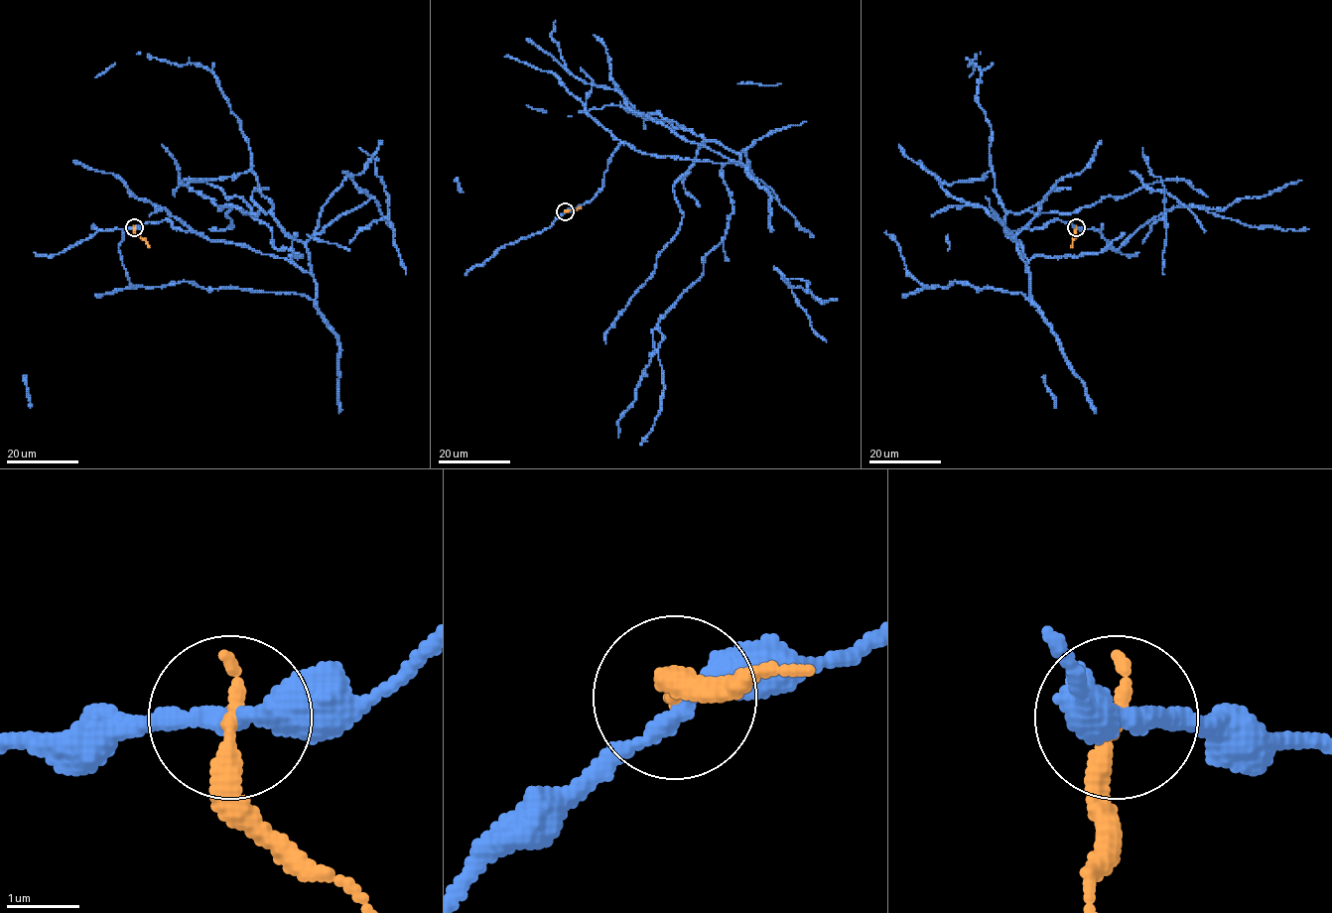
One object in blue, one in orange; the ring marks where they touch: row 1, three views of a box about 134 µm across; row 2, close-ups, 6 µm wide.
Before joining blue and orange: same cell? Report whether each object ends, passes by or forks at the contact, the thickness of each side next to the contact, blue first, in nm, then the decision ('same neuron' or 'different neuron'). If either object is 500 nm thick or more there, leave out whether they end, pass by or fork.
blue passes by | orange ends | 300/280 nm | different neuron

